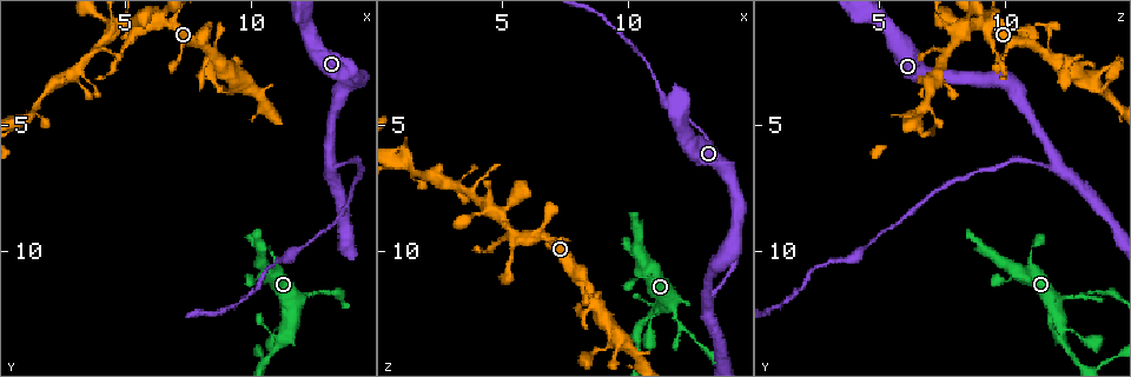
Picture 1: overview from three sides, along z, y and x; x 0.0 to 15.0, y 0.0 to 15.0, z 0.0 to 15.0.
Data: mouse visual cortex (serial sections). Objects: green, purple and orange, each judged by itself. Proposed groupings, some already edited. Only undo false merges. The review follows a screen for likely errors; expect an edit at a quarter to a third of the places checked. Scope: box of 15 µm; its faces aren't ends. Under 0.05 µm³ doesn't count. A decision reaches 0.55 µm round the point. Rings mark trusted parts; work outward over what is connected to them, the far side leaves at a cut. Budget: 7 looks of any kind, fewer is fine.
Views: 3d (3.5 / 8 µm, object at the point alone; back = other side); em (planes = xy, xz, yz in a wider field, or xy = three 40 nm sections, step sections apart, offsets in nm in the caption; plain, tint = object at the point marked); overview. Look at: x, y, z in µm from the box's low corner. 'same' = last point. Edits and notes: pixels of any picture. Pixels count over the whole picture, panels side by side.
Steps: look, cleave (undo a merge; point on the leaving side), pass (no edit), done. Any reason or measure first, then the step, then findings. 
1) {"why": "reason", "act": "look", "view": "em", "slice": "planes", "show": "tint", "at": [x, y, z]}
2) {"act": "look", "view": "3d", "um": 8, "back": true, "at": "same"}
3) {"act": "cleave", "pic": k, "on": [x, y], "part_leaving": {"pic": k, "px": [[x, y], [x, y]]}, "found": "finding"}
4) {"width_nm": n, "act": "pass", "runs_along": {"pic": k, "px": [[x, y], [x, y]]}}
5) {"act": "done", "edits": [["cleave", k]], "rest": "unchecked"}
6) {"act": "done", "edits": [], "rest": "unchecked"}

{"why": "abrupt turn", "act": "look", "view": "3d", "um": 8, "at": [13.2, 6.6, 12.0]}

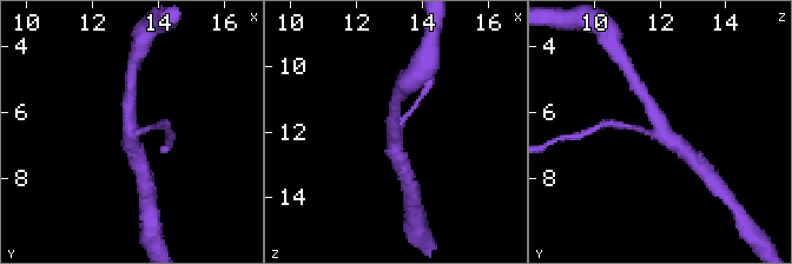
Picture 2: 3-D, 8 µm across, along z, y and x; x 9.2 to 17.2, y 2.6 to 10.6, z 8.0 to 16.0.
{"why": "closer look", "act": "look", "view": "3d", "um": 3.5, "at": [13.2, 6.6, 12.0]}

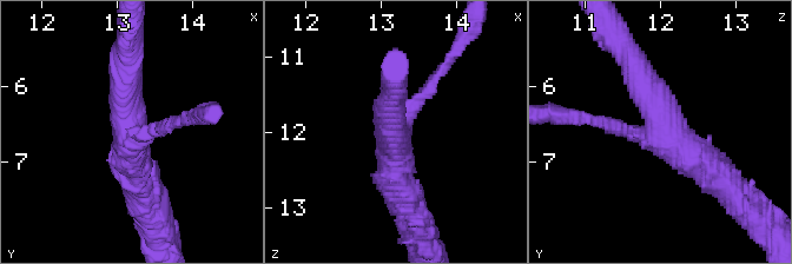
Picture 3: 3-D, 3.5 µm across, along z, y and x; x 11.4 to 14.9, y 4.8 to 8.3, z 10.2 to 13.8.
{"arms": 3, "arm_widths_nm": [200, 400, 450], "why": "shape alone is not enough", "act": "look", "view": "em", "slice": "xy", "step": 3, "show": "tint", "at": [13.15, 6.55, 12.00]}

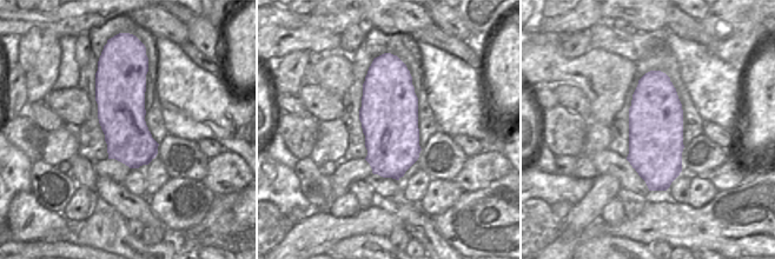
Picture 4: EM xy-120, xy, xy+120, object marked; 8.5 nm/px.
{"act": "pass", "runs_along": {"pic": 3, "px": [[628, 55], [661, 127], [721, 178]]}, "found": "one cell here"}

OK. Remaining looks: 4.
{"why": "three-way junction", "act": "look", "view": "3d", "um": 3.5, "at": [11.8, 11.9, 12.3]}

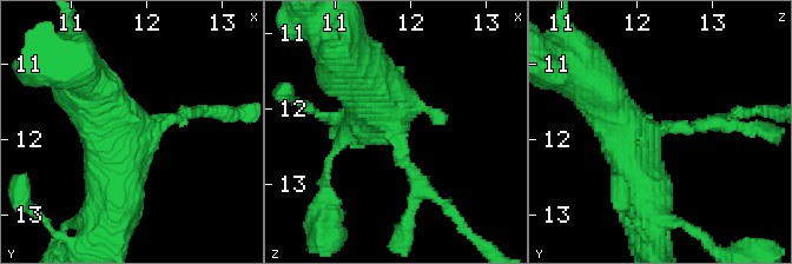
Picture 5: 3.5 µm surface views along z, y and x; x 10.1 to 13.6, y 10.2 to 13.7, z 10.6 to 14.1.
{"why": "now the EM", "act": "look", "view": "em", "slice": "xy", "step": 5, "show": "tint", "at": [11.80, 11.85, 12.25]}

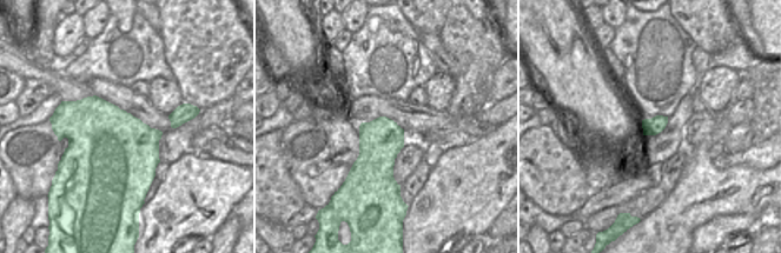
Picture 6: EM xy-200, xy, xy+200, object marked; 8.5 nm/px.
{"act": "look", "view": "em", "slice": "planes", "show": "tint", "at": "same"}

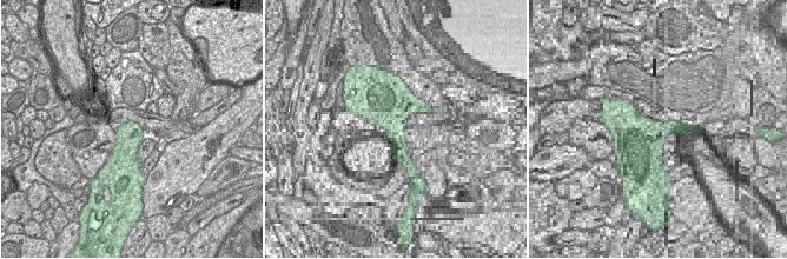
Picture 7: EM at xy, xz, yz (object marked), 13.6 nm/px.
{"width_nm": 380, "act": "pass", "runs_along": {"pic": 5, "px": [[593, 86], [635, 145], [645, 220]]}, "found": "continuous, no second cell"}

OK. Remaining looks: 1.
{"act": "done", "edits": [], "rest": "unchecked"}

